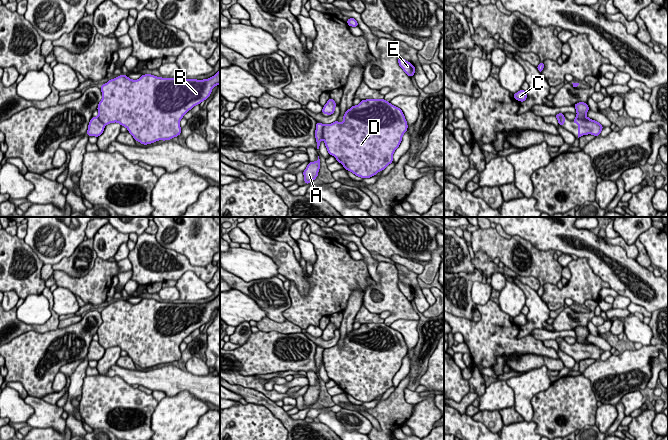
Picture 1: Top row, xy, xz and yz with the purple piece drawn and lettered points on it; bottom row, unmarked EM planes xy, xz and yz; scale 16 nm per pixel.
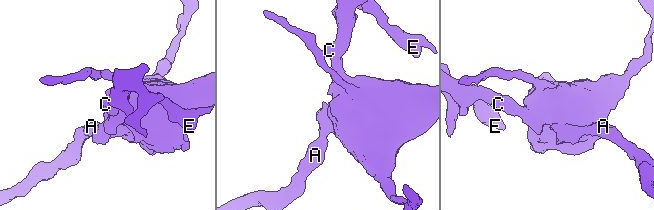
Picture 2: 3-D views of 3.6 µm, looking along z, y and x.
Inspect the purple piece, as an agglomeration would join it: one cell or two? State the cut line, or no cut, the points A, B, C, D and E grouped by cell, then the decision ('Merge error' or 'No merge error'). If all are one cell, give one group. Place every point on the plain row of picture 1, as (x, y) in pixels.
No split. Groups: A B C D E. No merge error

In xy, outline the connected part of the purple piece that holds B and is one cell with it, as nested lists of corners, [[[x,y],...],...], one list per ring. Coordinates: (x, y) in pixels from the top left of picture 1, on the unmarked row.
[[[220,293],[212,301],[203,304],[175,303],[144,298],[138,304],[127,299],[119,299],[100,310],[102,324],[97,334],[98,340],[92,341],[87,354],[88,360],[99,361],[106,349],[118,346],[128,353],[135,365],[143,369],[159,364],[170,364],[181,358],[180,344],[194,330],[209,322],[214,310],[220,308]]]

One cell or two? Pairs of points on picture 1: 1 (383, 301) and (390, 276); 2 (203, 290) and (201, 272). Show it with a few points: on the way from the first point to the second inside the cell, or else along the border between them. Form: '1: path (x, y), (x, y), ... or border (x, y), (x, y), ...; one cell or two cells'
1: path (385, 295), (388, 282); one cell
2: border (178, 280), (185, 272), (193, 271), (206, 283); two cells

